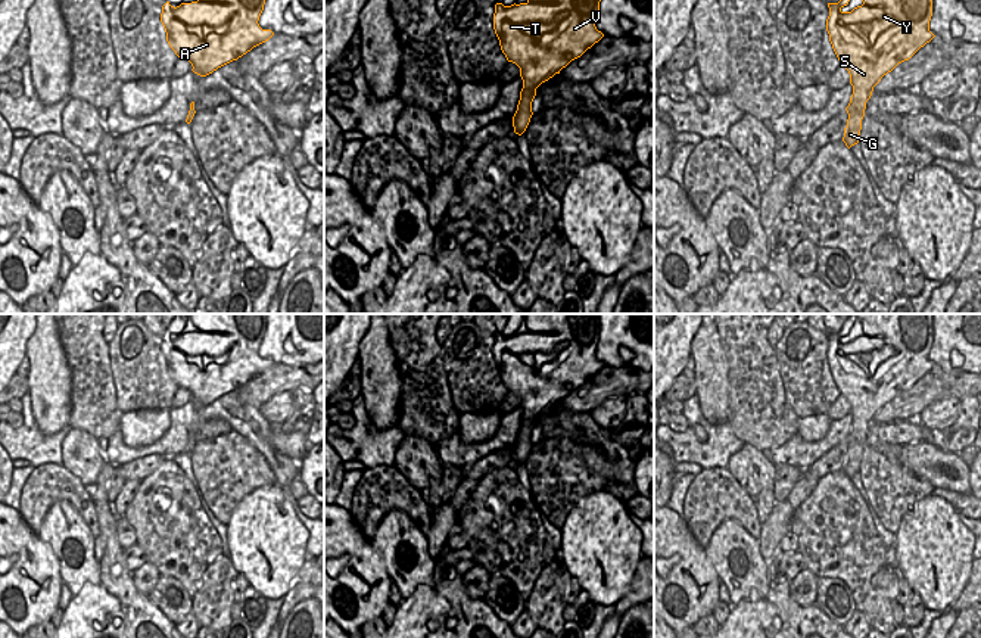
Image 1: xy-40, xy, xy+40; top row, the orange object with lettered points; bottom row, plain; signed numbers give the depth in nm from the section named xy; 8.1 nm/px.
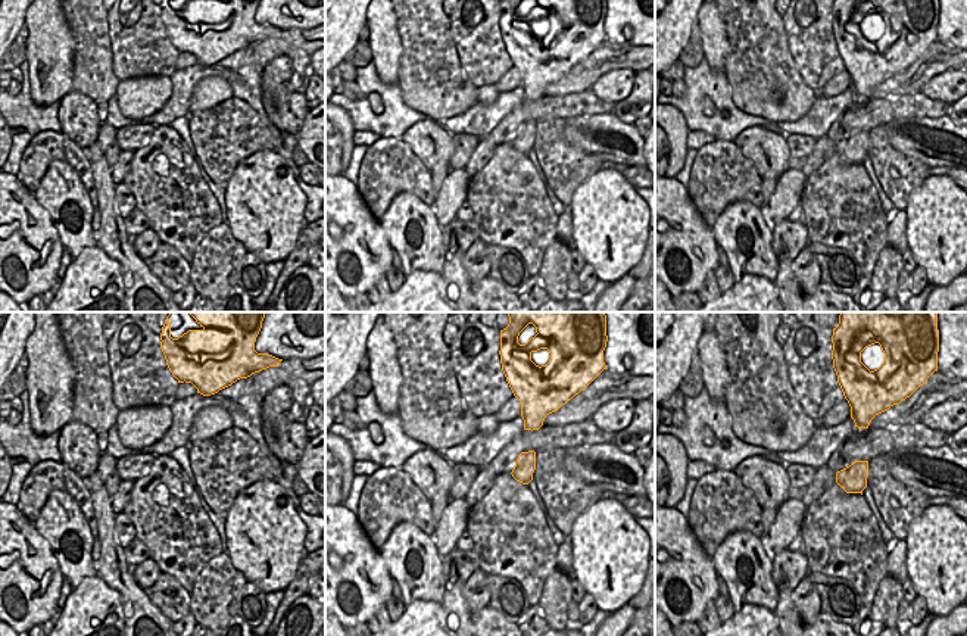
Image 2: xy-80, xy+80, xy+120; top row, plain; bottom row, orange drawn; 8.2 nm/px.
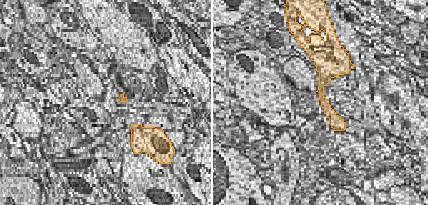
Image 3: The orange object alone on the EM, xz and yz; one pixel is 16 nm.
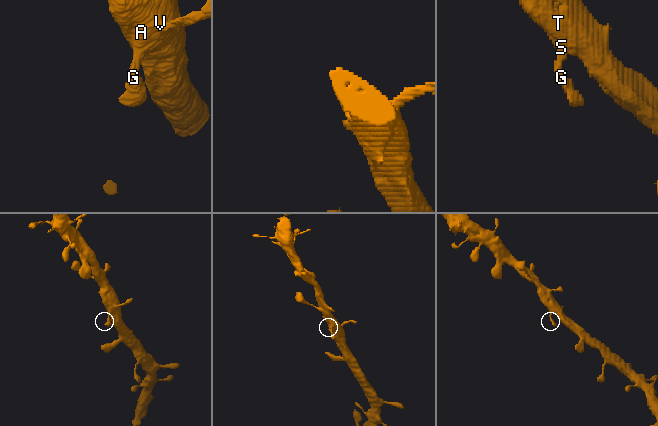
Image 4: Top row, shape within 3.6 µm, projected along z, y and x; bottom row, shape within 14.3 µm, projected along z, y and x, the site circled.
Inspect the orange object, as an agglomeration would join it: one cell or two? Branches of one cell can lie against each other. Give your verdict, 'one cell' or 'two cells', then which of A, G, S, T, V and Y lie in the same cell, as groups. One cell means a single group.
one cell; A G S T V Y

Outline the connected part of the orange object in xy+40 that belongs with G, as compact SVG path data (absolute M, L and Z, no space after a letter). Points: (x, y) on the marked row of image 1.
M862 0L862 6L843 12L848 1L828 3L826 31L853 85L843 137L850 149L860 140L873 87L935 35L929 31L932 0Z

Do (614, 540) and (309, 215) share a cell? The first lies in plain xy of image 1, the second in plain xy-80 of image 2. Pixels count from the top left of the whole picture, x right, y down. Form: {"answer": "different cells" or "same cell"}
{"answer": "different cells"}

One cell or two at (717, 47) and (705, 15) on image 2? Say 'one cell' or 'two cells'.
one cell

